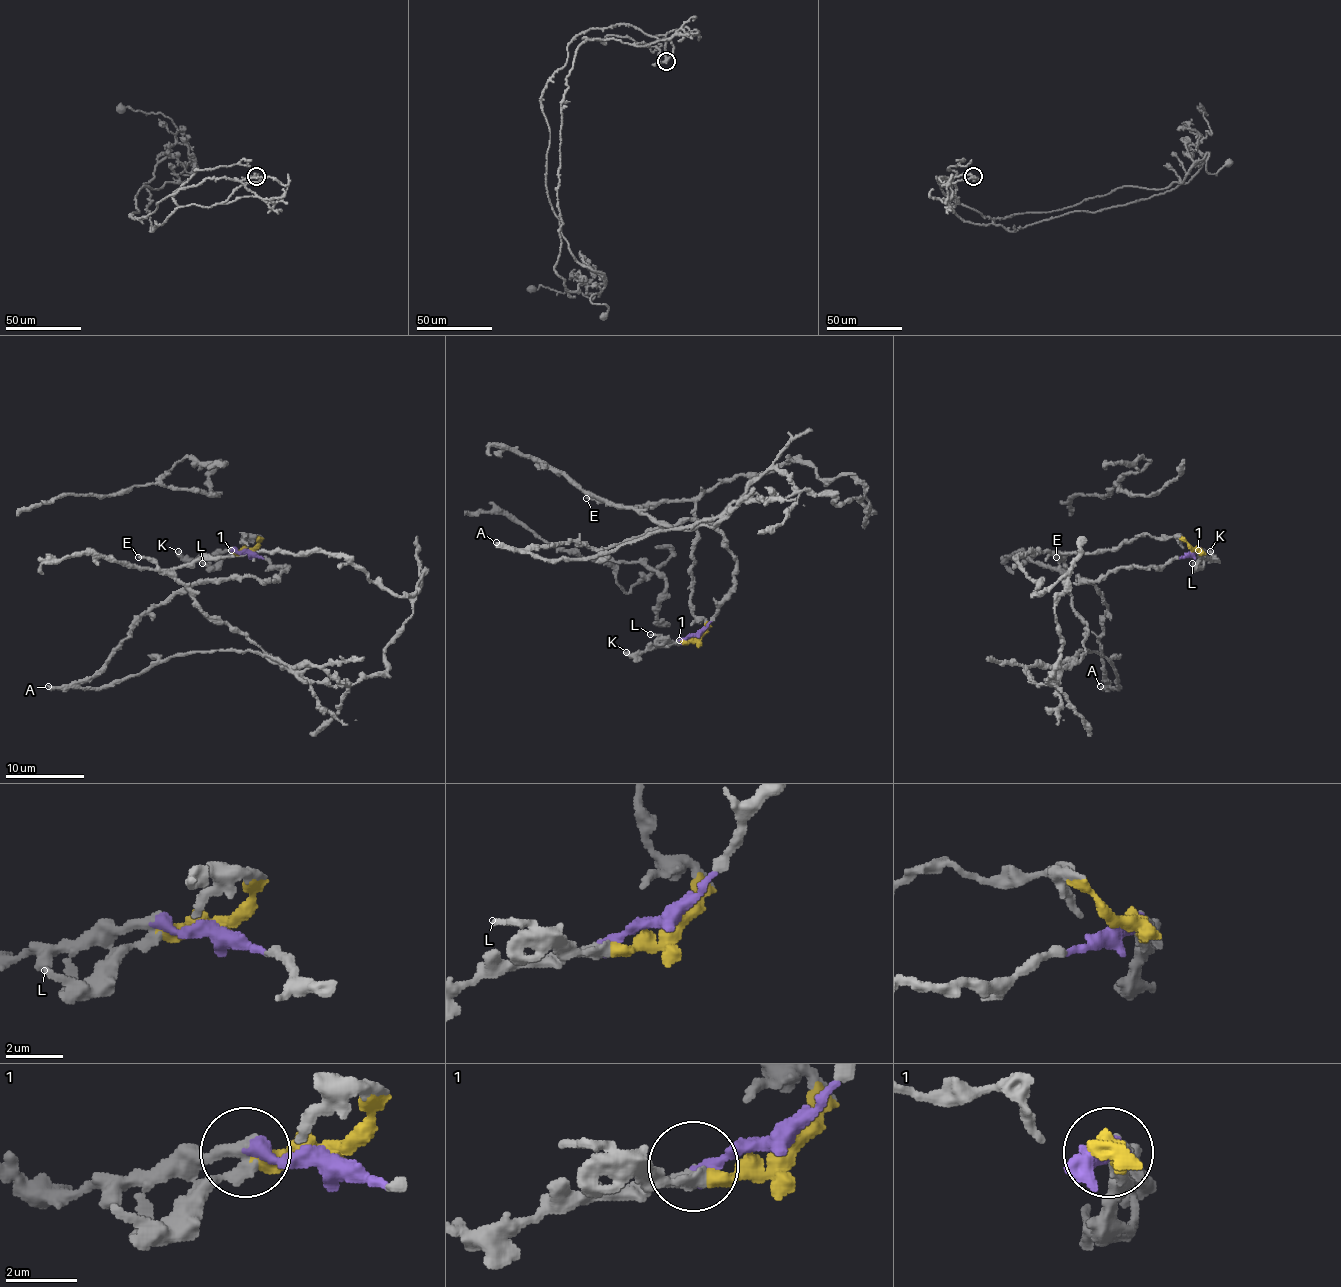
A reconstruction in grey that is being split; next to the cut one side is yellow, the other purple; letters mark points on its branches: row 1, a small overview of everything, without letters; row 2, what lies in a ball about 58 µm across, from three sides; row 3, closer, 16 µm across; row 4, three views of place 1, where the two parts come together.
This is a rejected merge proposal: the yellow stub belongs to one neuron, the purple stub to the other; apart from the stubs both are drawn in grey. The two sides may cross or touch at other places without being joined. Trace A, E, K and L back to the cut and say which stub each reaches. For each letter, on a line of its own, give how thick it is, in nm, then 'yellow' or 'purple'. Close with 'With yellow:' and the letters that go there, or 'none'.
A: calibre 460 nm; purple
E: calibre 220 nm; yellow
K: calibre 360 nm; purple
L: calibre 200 nm; yellow
With yellow: E, L

